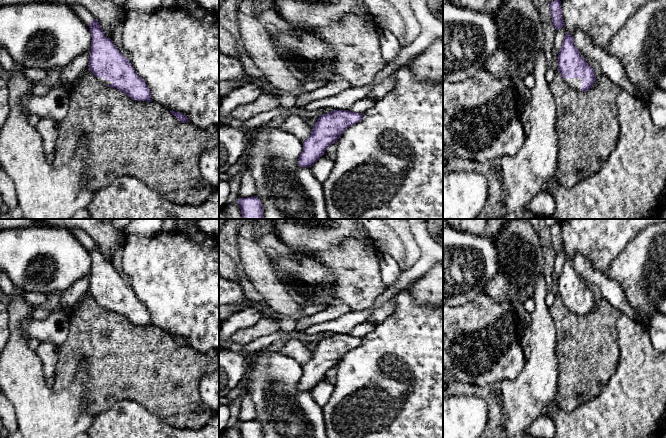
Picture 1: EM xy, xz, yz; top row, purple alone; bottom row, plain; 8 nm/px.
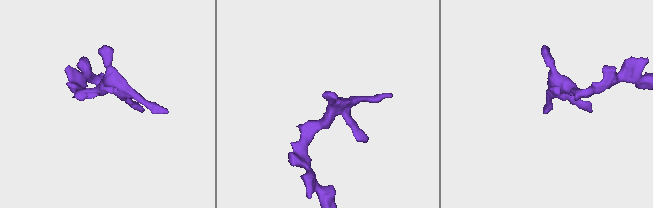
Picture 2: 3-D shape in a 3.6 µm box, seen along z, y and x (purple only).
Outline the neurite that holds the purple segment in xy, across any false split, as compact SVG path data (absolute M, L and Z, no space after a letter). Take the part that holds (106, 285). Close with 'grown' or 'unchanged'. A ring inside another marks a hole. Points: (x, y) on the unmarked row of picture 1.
M97 243L89 248L92 266L89 281L89 293L100 307L122 315L133 324L152 326L150 313L145 305L135 296L129 283L114 269L111 262L106 262Z; grown

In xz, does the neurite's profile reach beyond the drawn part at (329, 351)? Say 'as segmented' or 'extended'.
as segmented

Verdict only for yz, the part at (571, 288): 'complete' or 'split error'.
split error

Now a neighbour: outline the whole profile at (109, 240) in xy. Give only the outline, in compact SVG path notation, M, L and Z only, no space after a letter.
M42 219L51 227L64 228L67 230L80 229L86 232L95 243L98 244L103 256L110 255L113 257L118 250L123 250L127 237L123 231L116 231L112 226L112 219Z

